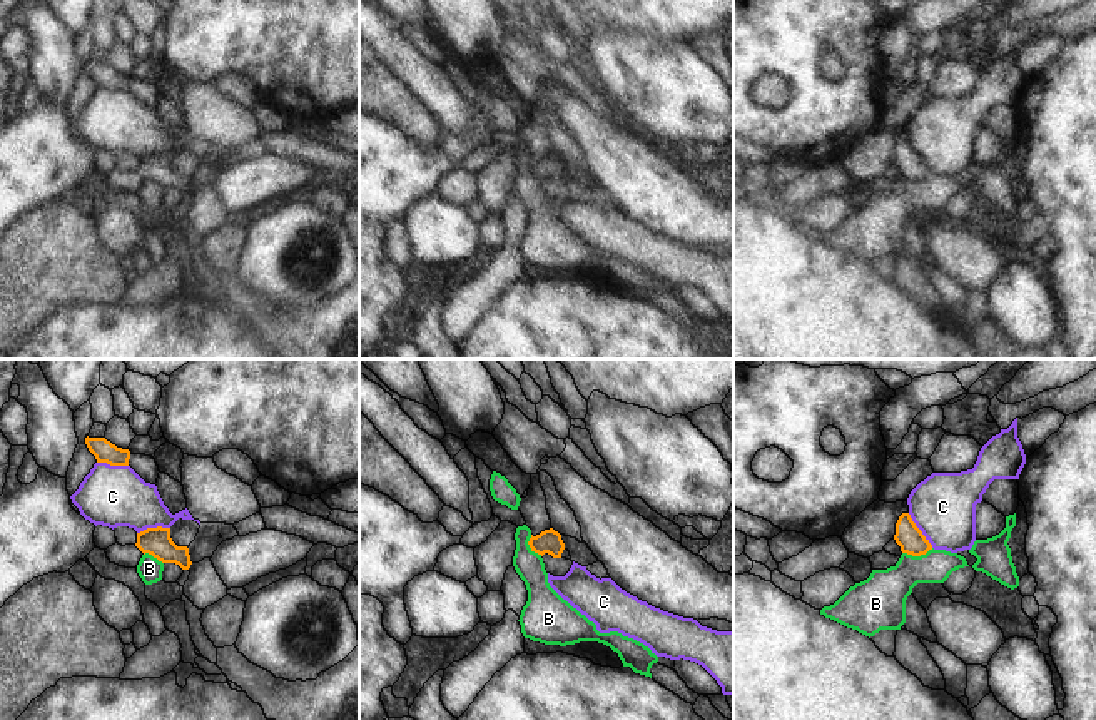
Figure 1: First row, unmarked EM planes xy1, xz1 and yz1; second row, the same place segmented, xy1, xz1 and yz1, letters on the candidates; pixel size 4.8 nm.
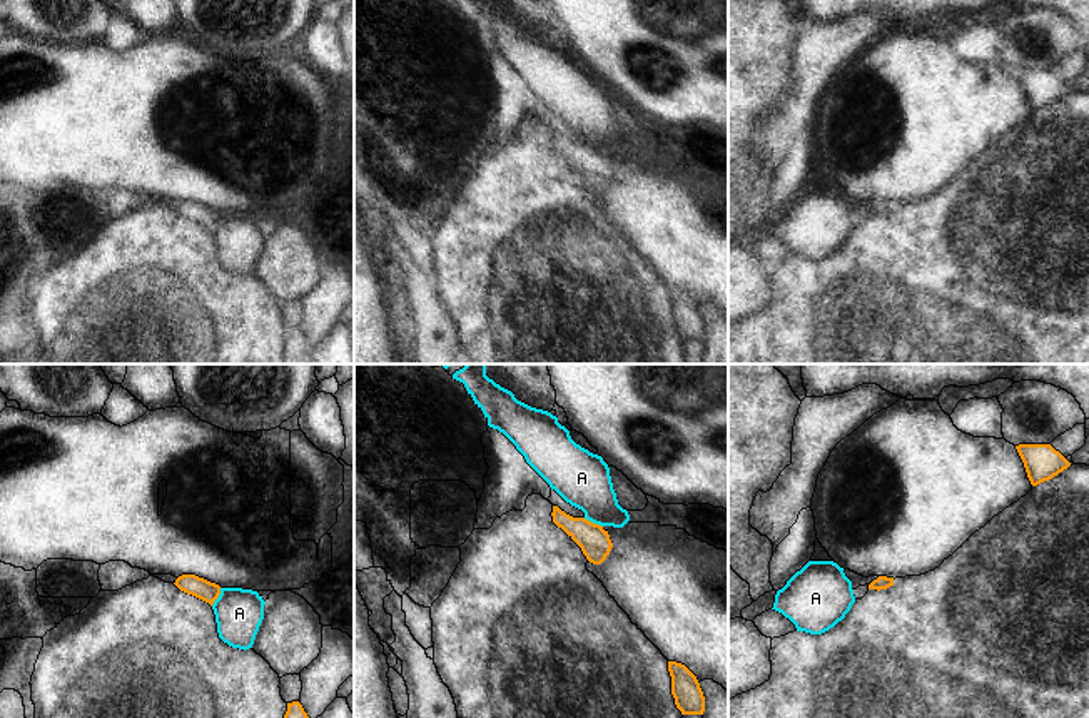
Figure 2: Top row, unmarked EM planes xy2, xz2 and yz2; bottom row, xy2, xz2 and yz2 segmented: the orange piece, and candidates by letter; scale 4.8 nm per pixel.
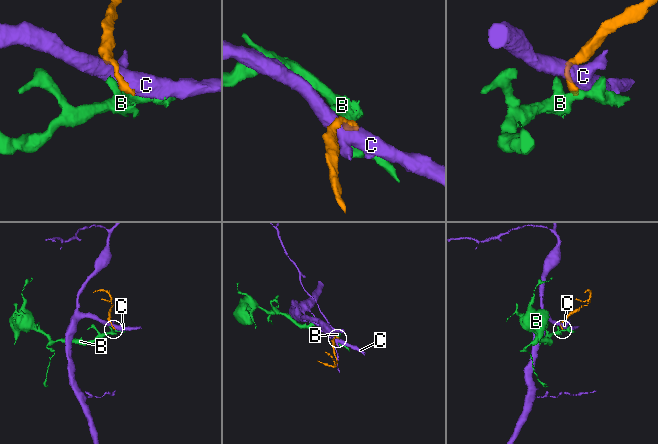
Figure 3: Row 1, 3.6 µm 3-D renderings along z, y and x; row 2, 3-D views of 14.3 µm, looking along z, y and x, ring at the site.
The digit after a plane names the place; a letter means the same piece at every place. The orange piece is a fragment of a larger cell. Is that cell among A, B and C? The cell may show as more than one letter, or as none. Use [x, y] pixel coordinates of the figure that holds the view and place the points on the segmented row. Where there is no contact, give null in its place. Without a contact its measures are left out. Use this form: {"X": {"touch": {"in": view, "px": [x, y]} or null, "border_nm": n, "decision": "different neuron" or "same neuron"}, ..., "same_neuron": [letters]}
{"A": {"touch": {"in": "xz2", "px": [593, 523]}, "border_nm": 100, "decision": "different neuron"}, "B": {"touch": {"in": "yz1", "px": [918, 555]}, "border_nm": 150, "decision": "different neuron"}, "C": {"touch": {"in": "yz1", "px": [919, 530]}, "border_nm": 200, "decision": "different neuron"}, "same_neuron": []}

